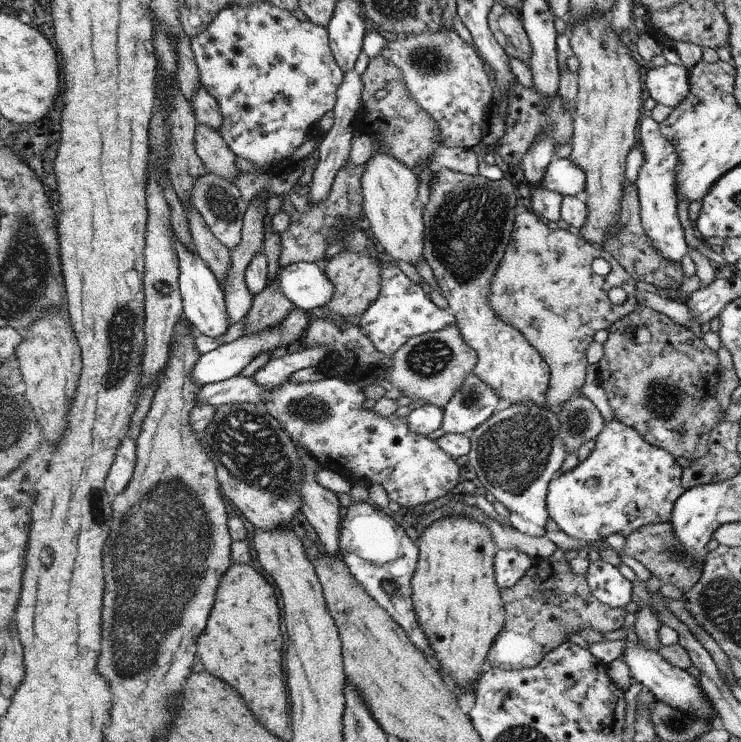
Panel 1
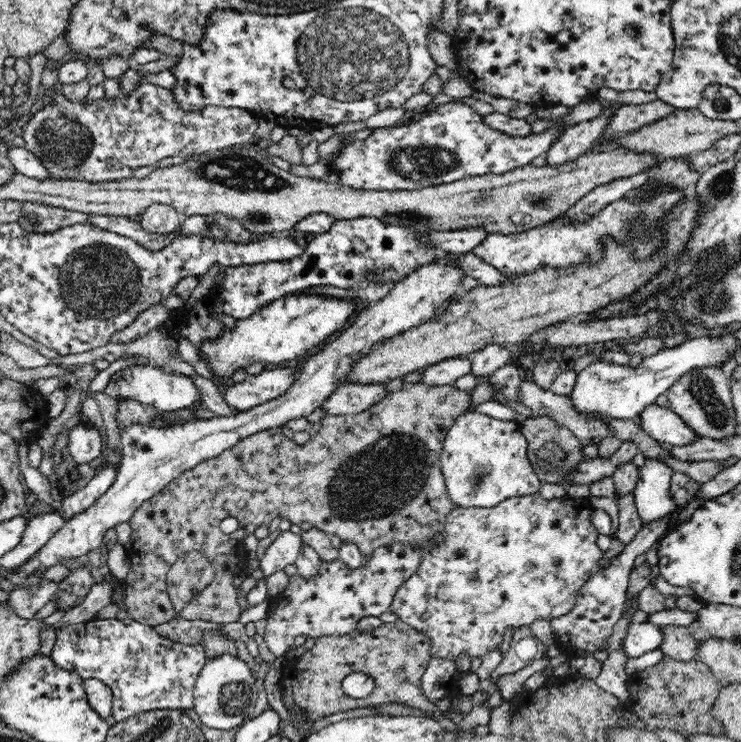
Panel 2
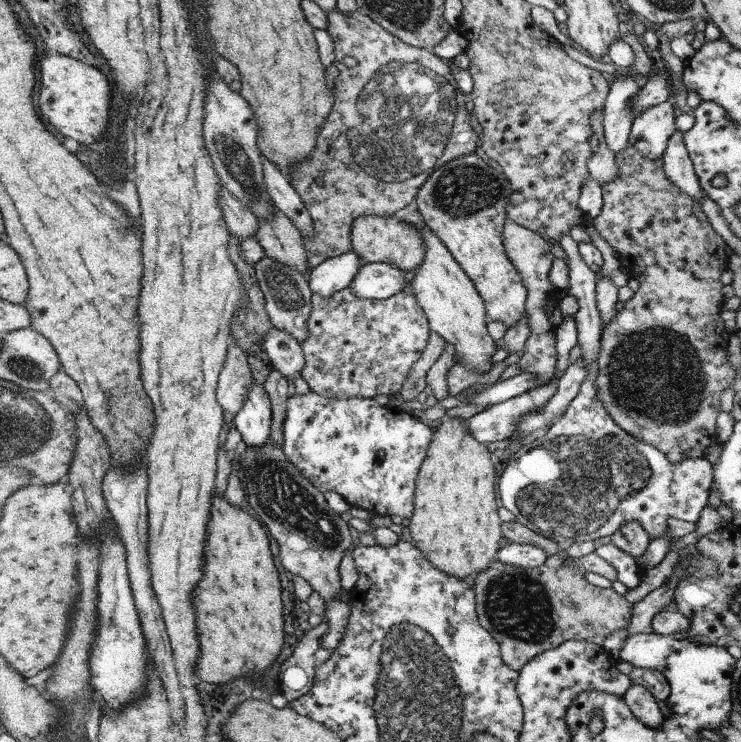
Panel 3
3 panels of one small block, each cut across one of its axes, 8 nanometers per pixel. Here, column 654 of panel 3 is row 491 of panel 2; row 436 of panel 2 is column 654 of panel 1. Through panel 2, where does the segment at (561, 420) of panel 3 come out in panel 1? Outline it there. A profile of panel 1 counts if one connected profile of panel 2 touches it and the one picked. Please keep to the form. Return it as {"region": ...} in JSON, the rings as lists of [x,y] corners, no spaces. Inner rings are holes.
{"region":[[[617,419],[604,422],[586,458],[572,470],[557,472],[556,475],[547,484],[544,500],[549,518],[567,536],[591,543],[604,540],[609,534],[619,533],[626,537],[639,527],[669,522],[672,505],[685,492],[680,481],[682,468],[677,465],[675,456],[659,446],[649,444],[634,428],[625,426]]]}

